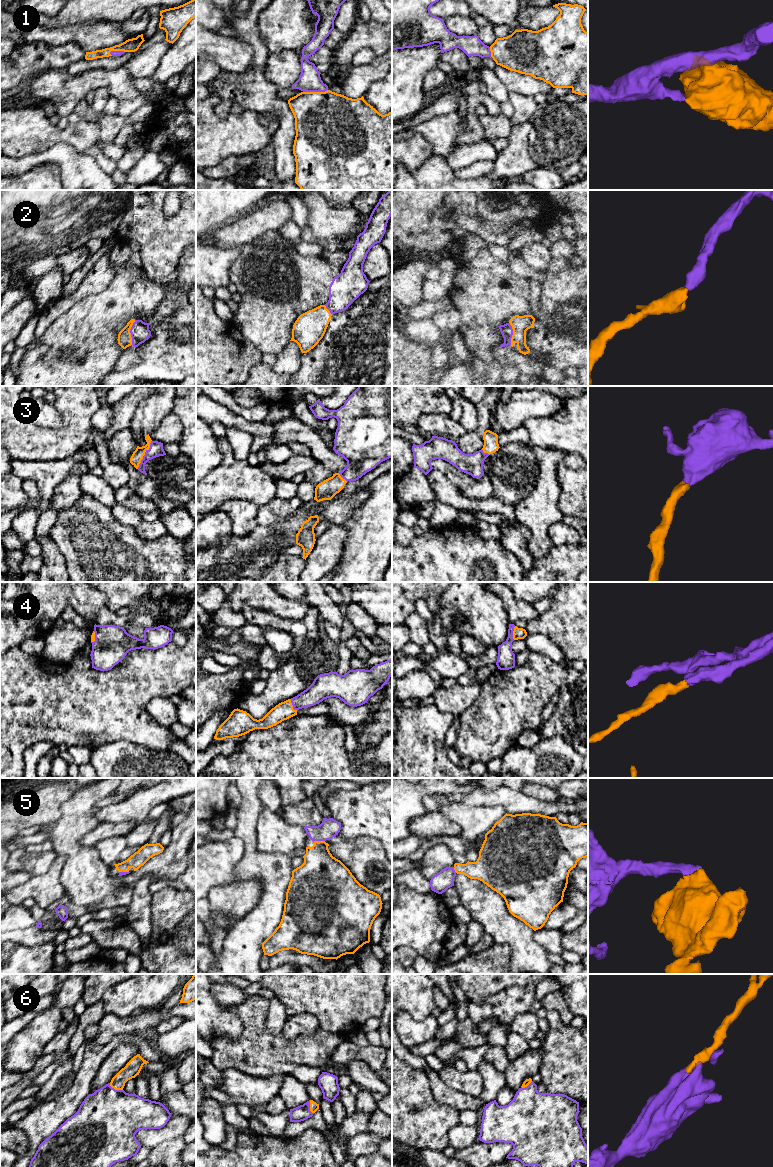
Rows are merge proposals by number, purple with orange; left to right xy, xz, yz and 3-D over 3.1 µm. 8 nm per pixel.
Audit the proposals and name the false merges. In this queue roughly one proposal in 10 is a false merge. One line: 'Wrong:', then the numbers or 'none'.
Wrong: none

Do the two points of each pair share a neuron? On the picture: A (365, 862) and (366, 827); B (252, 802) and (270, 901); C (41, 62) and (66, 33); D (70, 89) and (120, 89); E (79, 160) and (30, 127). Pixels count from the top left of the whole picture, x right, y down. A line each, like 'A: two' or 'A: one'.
A: two
B: one
C: two
D: one
E: two

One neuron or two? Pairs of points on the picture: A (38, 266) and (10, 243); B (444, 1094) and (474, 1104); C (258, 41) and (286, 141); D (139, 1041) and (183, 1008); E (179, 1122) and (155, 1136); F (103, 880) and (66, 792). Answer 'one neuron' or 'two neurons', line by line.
A: two neurons
B: one neuron
C: one neuron
D: two neurons
E: one neuron
F: two neurons

